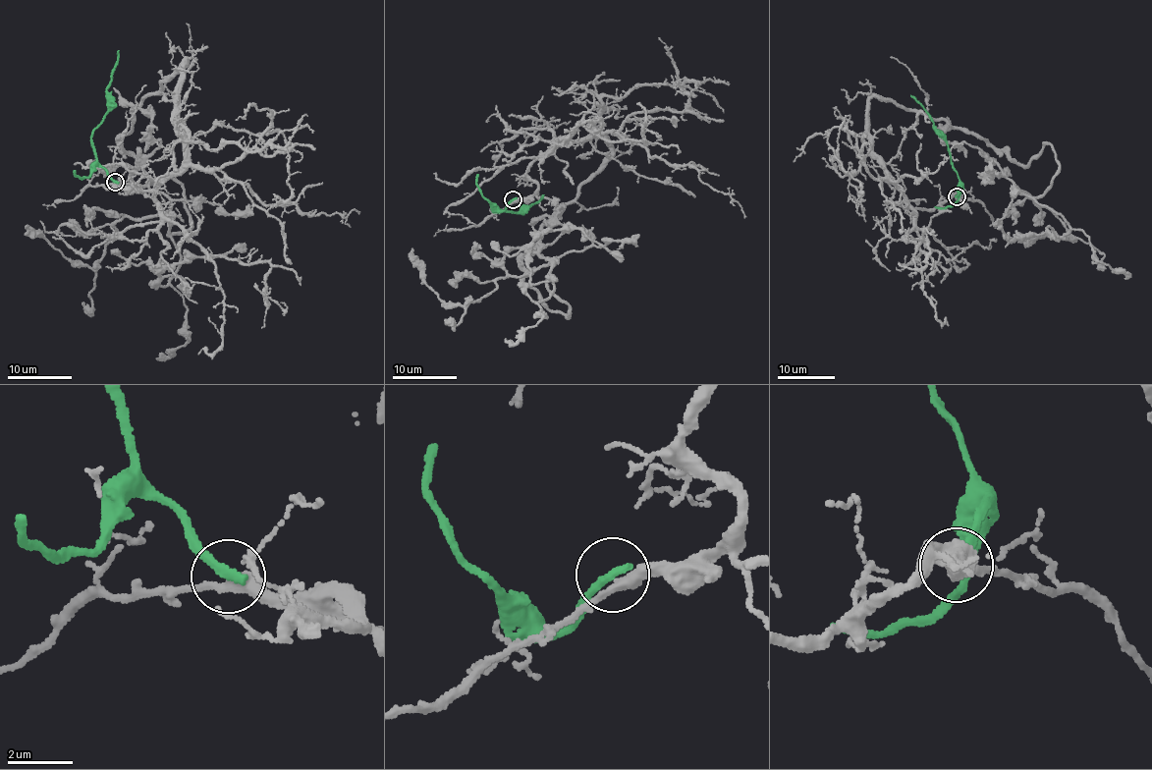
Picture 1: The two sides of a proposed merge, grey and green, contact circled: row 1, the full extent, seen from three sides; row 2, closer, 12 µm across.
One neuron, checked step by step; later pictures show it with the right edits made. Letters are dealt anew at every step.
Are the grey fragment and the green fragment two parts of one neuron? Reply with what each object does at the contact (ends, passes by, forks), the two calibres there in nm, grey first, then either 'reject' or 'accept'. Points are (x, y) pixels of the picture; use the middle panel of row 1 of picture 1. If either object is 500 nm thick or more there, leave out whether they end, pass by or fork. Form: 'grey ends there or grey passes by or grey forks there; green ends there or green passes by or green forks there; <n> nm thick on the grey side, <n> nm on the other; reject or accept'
grey passes by; green ends there; 340 nm thick on the grey side, 300 nm on the other; reject

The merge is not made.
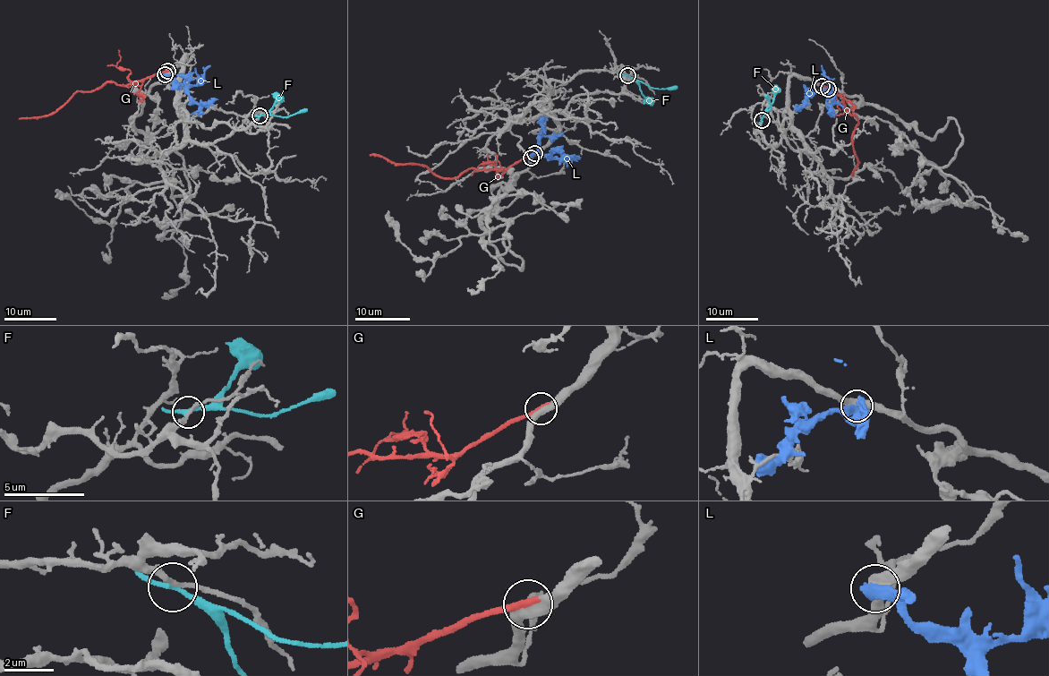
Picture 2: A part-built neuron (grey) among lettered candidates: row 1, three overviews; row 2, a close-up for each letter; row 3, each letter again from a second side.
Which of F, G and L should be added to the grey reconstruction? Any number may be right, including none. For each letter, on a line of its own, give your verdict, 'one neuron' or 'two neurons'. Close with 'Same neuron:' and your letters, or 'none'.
F: two neurons
G: one neuron
L: two neurons
Same neuron: G

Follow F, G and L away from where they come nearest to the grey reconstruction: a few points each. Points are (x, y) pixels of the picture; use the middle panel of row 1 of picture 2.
F: (626, 75), (658, 89), (678, 86)
G: (534, 153), (502, 169), (465, 169), (456, 176), (439, 177), (426, 167), (392, 164), (382, 157), (370, 154)
L: (531, 158), (537, 153), (547, 156), (555, 149), (580, 158)

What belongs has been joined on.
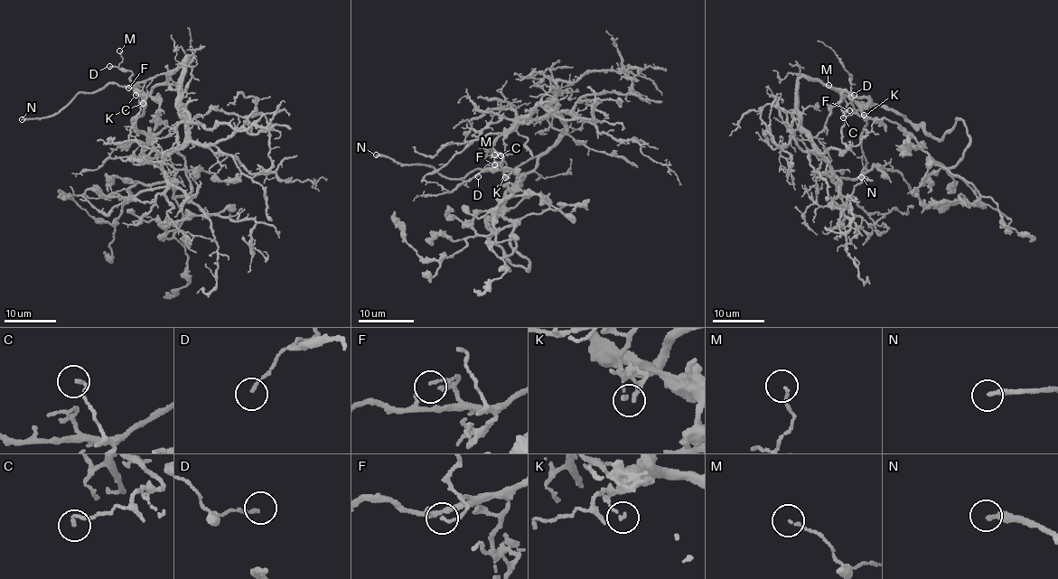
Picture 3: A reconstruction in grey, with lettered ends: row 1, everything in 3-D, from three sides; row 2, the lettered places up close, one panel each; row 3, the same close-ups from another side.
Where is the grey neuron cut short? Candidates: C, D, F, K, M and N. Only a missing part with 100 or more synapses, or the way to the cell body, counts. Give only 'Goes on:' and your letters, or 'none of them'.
Goes on: N

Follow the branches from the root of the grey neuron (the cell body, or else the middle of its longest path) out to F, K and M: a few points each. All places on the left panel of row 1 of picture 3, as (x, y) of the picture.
F: (164, 82), (165, 75), (160, 74), (135, 82), (133, 87), (128, 88)
K: (164, 82), (154, 87), (148, 94), (141, 94), (143, 103)
M: (164, 82), (163, 74), (134, 82), (130, 79), (133, 73), (119, 67), (122, 60), (119, 51)

